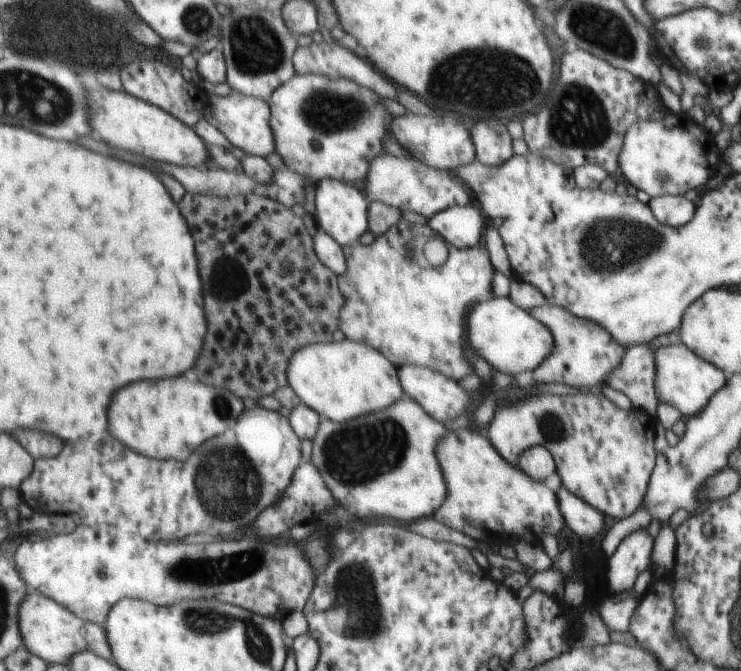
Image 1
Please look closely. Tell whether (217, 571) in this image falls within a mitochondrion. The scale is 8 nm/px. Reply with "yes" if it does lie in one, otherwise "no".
yes

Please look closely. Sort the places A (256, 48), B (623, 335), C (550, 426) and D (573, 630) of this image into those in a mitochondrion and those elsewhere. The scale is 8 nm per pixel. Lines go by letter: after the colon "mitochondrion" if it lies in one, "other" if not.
A: mitochondrion
B: other
C: mitochondrion
D: other

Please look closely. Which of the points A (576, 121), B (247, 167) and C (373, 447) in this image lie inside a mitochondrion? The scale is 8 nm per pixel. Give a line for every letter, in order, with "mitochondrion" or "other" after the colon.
A: mitochondrion
B: other
C: mitochondrion

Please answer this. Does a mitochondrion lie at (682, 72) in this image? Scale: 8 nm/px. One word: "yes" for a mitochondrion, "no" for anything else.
no

